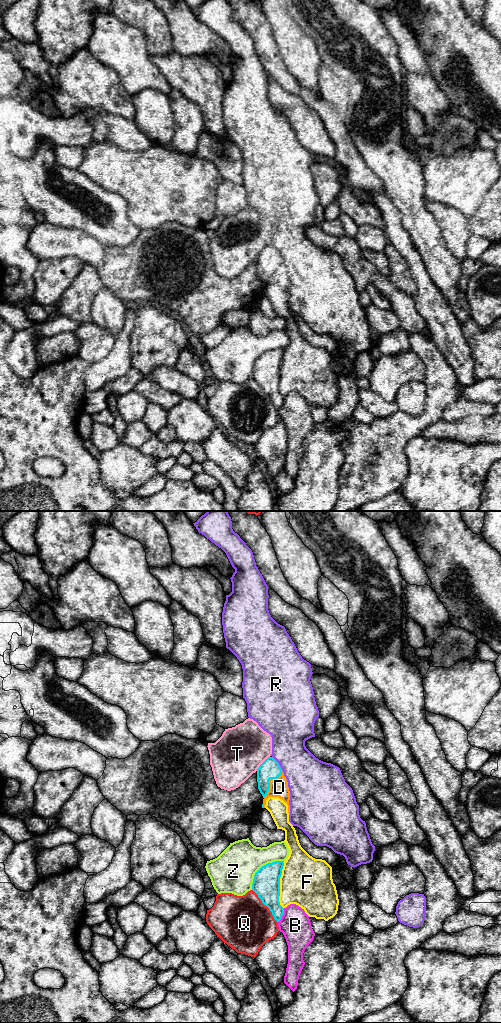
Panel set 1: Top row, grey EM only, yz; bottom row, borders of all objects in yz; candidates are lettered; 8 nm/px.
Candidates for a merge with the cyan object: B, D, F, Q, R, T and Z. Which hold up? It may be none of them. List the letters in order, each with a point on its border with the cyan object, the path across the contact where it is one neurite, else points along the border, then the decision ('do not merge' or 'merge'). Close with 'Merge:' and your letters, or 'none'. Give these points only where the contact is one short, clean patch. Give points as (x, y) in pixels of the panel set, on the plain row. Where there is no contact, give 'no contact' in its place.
B: yz (282, 403) | do not merge
D: yz (268, 270) | merge
F: yz (279, 373) | do not merge
Q: yz (266, 393) | do not merge
R: yz (278, 251) | do not merge
T: yz (262, 251) | do not merge
Z: yz (261, 355) | do not merge
Merge: D

